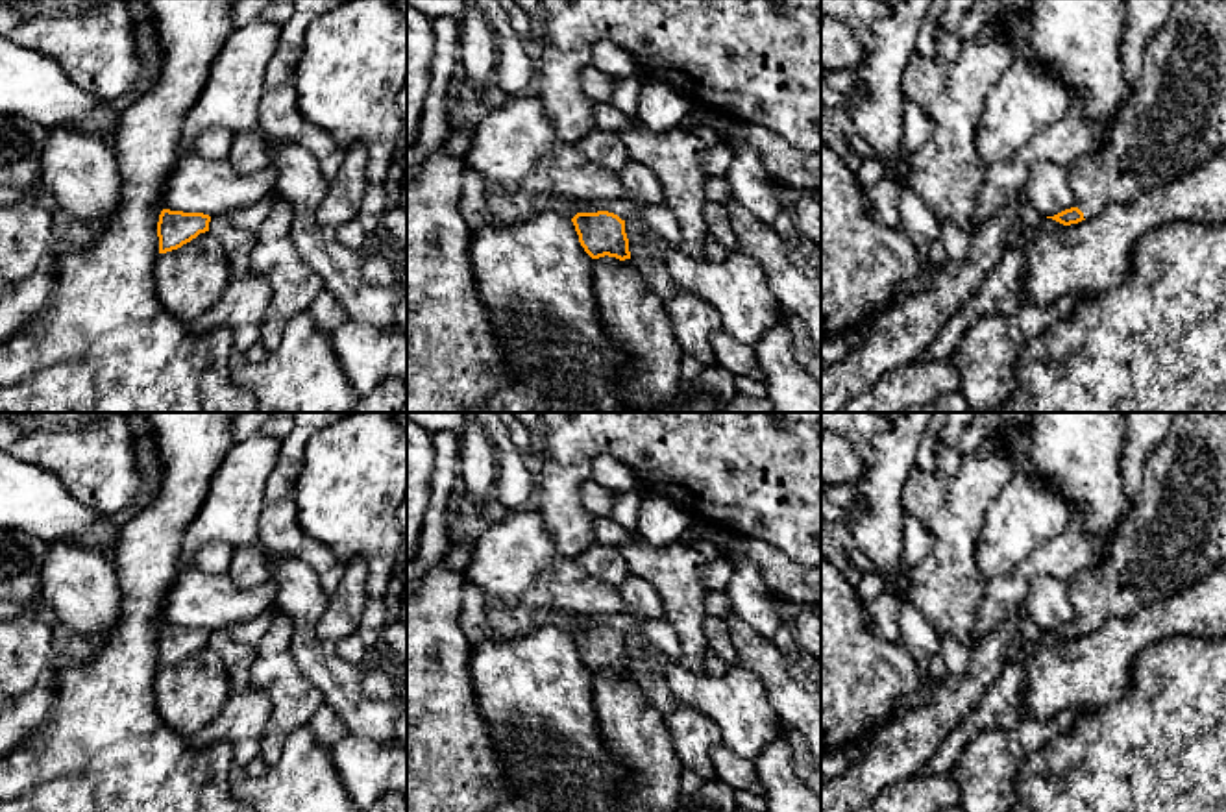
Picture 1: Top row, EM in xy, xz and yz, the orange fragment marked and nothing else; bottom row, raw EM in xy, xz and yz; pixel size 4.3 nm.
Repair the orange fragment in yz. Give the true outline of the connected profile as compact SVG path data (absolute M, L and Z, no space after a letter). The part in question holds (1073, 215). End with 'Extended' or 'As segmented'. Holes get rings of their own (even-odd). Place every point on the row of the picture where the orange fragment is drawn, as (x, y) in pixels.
M1176 0L1161 30L1143 52L1139 83L1115 117L1104 141L1067 166L1074 205L1052 218L1063 226L1102 213L1111 203L1128 203L1211 161L1226 148L1226 0Z. Extended

